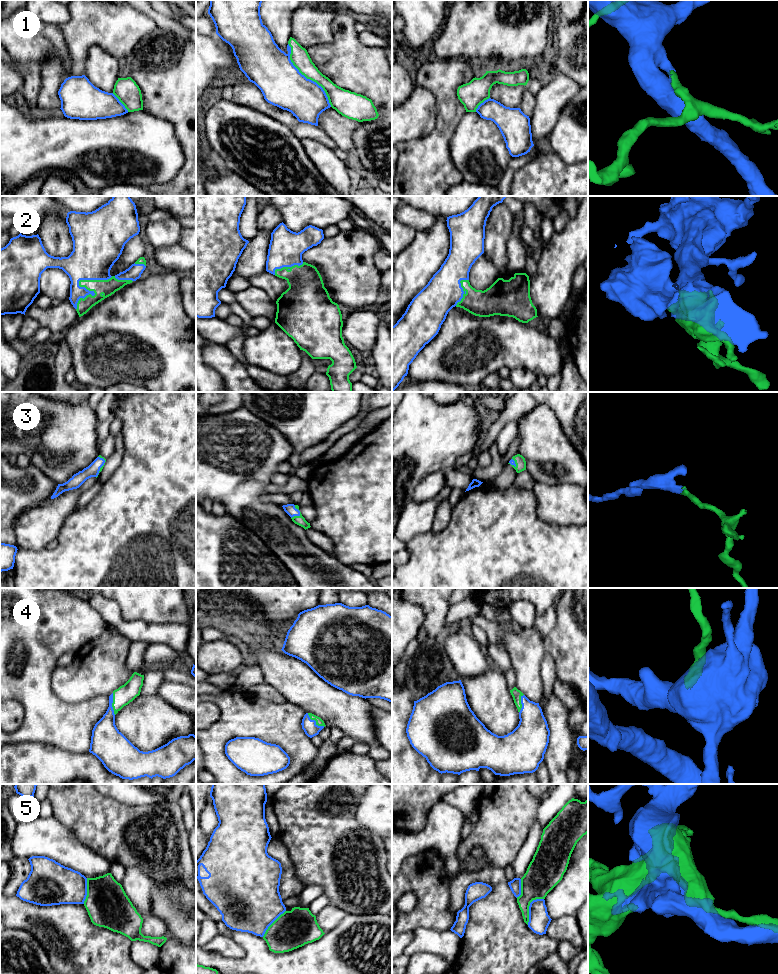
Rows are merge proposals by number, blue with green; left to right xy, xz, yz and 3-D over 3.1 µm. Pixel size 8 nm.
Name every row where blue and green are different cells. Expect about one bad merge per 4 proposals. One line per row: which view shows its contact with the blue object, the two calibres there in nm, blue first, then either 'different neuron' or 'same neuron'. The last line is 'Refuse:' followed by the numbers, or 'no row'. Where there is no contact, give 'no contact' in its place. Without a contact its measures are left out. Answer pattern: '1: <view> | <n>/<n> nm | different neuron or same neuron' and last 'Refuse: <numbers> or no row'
1: xz | 340/150 nm | same neuron
2: xy | 340/130 nm | same neuron
3: xz | 90/80 nm | same neuron
4: xz | 120/60 nm | same neuron
5: yz | 170/260 nm | same neuron
Refuse: no row

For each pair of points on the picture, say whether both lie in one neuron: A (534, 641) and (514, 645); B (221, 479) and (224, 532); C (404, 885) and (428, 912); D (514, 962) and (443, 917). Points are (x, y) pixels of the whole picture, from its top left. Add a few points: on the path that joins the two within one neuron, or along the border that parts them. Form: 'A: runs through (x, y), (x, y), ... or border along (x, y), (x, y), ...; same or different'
A: runs through (529, 644), (519, 645); same
B: border along (226, 510), (245, 525); different
C: runs through (413, 885), (428, 900), (428, 903); same
D: border along (448, 890), (449, 909), (456, 913); different

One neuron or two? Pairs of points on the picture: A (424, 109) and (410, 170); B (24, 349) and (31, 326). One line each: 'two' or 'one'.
A: two
B: two

